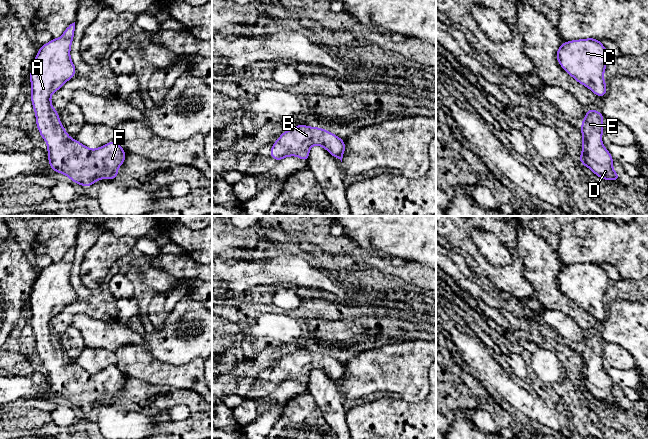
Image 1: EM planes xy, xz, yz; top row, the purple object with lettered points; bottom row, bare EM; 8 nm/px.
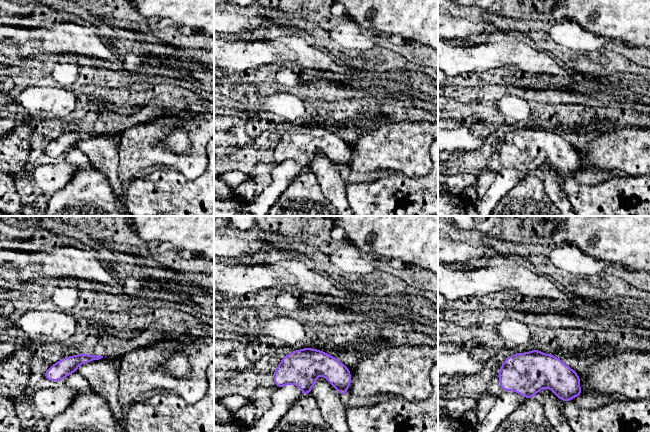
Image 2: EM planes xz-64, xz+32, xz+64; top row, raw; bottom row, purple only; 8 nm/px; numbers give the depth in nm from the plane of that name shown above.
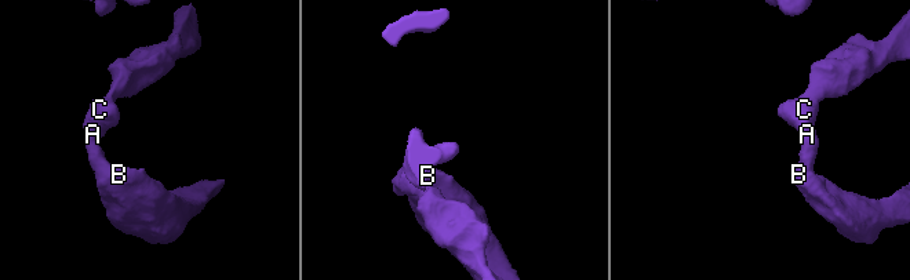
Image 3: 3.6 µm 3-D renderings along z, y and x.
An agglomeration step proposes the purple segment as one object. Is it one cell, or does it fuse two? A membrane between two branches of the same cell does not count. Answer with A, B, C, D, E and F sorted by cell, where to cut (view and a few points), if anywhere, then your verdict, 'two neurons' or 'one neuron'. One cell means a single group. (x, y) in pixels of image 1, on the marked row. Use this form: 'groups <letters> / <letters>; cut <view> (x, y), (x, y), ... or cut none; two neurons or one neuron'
groups A B C D E F; cut none; one neuron

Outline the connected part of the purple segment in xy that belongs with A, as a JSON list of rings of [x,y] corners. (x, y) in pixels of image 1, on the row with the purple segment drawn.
[[[75,22],[65,29],[61,37],[53,38],[38,50],[30,72],[31,102],[37,128],[47,143],[51,170],[89,187],[100,179],[116,179],[126,152],[116,140],[97,149],[89,149],[72,139],[52,106],[51,95],[76,73],[70,58],[74,31]]]

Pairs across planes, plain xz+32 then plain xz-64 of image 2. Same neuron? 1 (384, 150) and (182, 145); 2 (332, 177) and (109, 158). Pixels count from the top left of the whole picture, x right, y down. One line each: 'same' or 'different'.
1: different
2: same

